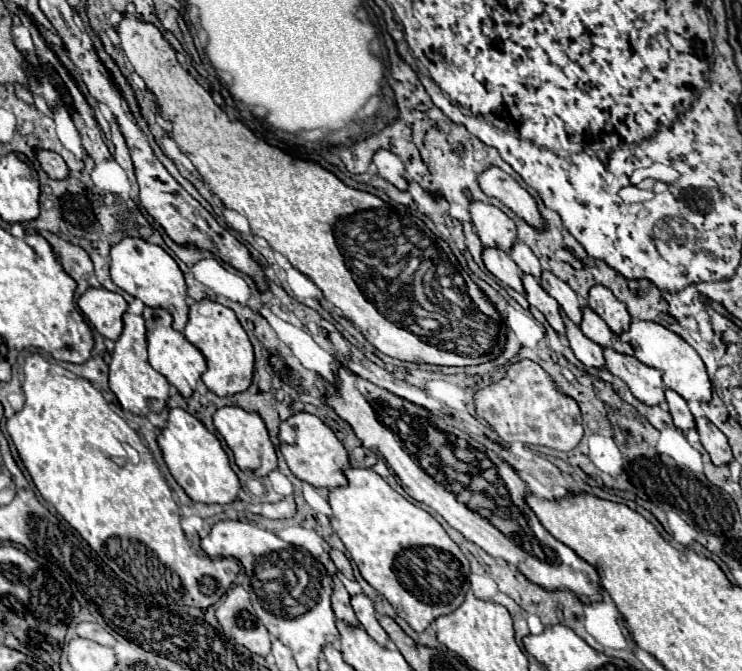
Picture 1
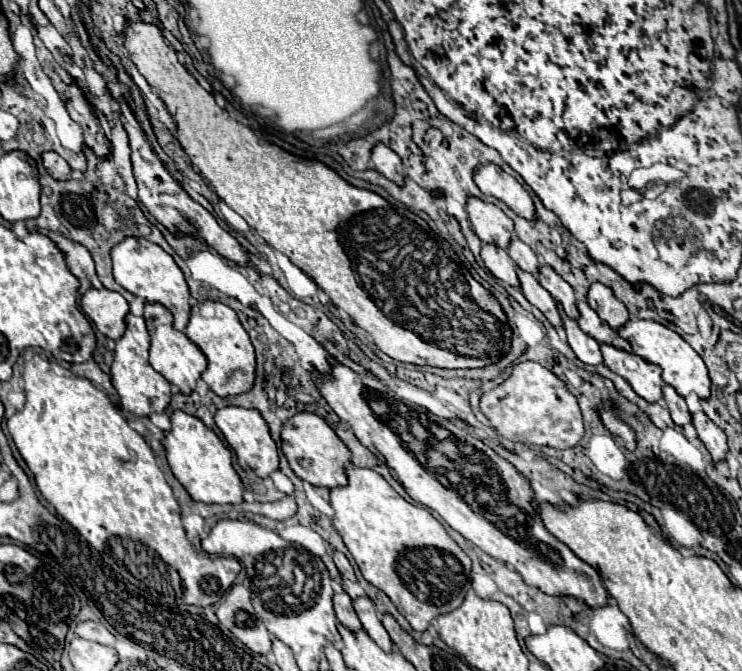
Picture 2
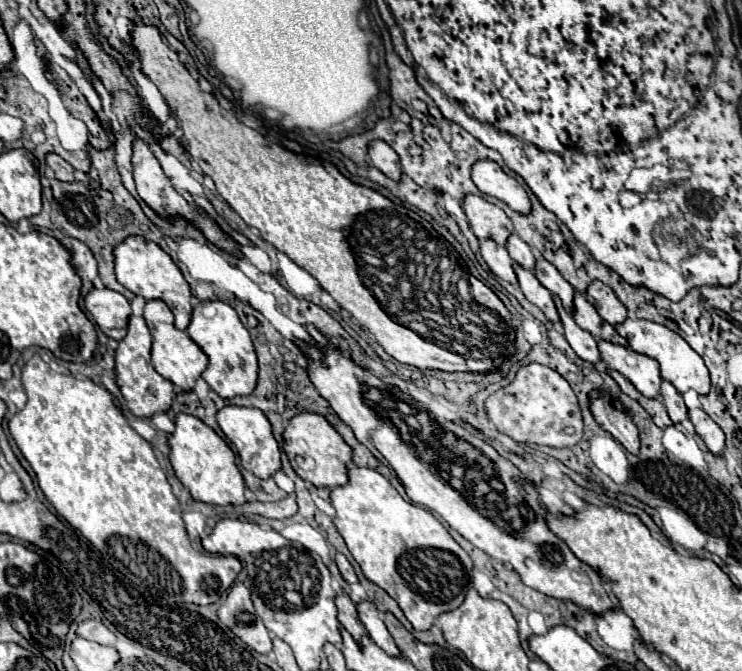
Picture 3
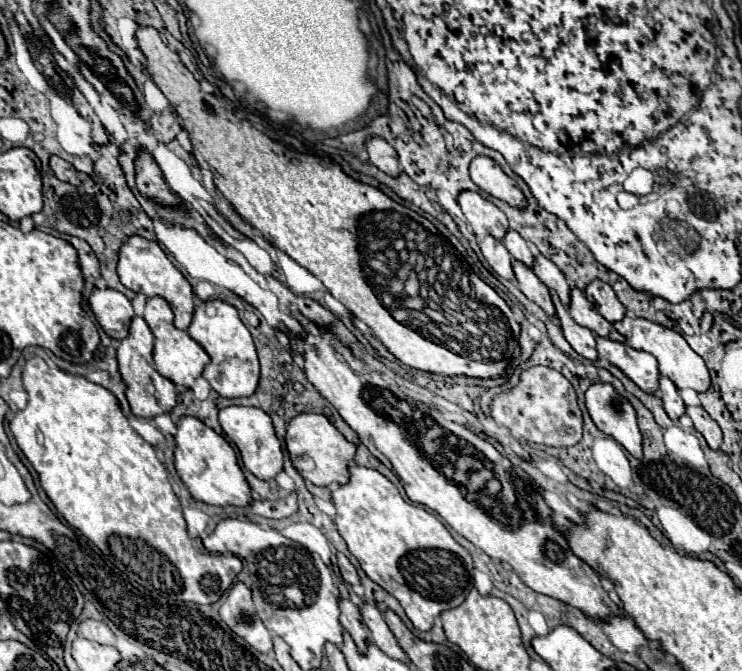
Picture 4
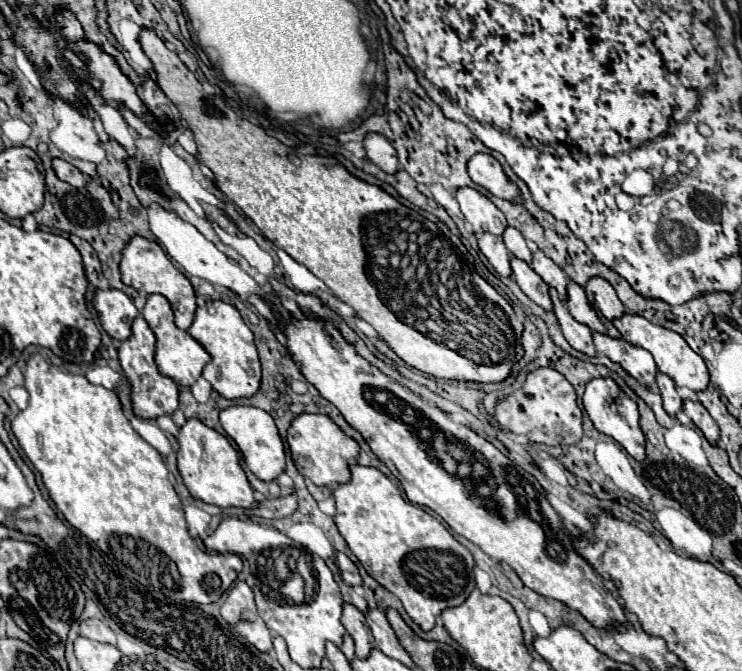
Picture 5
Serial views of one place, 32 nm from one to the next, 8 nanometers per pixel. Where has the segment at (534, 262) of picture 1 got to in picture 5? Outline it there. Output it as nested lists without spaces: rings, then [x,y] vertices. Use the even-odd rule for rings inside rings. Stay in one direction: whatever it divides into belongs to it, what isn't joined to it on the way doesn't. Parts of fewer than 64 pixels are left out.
[[[508,226],[508,228],[506,228],[506,232],[502,234],[502,240],[504,240],[506,248],[508,248],[516,258],[522,258],[522,260],[526,260],[526,262],[532,260],[532,252],[528,250],[524,236],[522,236],[514,226]]]

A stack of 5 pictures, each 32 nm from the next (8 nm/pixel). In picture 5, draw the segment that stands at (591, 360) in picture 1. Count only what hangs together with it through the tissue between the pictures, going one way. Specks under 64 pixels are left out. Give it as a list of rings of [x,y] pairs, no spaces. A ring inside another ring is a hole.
[[[550,288],[550,298],[554,302],[554,314],[560,322],[560,328],[564,332],[564,338],[568,340],[568,344],[580,352],[584,352],[586,356],[594,356],[594,344],[592,344],[592,332],[590,328],[586,328],[586,324],[578,324],[570,312],[566,310],[564,302],[558,298],[558,292],[554,292],[554,288]]]

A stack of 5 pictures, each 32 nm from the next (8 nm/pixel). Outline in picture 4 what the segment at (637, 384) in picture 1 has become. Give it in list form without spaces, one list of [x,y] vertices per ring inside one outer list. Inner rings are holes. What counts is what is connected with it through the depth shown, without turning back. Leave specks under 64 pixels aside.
[[[596,336],[596,350],[600,356],[608,358],[610,364],[618,366],[626,376],[630,376],[642,390],[658,390],[658,364],[648,352],[638,352],[626,342],[614,342],[602,336]]]

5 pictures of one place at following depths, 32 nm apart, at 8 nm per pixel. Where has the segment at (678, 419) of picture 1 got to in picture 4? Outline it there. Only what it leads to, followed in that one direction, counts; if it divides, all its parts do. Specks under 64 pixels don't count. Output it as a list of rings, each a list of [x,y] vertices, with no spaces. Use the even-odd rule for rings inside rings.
[[[660,376],[658,382],[660,382],[660,398],[664,402],[664,410],[676,422],[684,414],[684,402],[682,402],[682,398],[680,398],[680,394],[670,378]]]

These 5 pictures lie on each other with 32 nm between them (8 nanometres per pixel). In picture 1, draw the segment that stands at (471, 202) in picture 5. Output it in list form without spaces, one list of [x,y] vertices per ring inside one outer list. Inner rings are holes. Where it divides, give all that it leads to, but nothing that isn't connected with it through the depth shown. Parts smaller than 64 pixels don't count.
[[[474,202],[470,204],[468,212],[484,246],[500,248],[506,252],[512,248],[516,242],[516,226],[500,208],[486,202]]]

